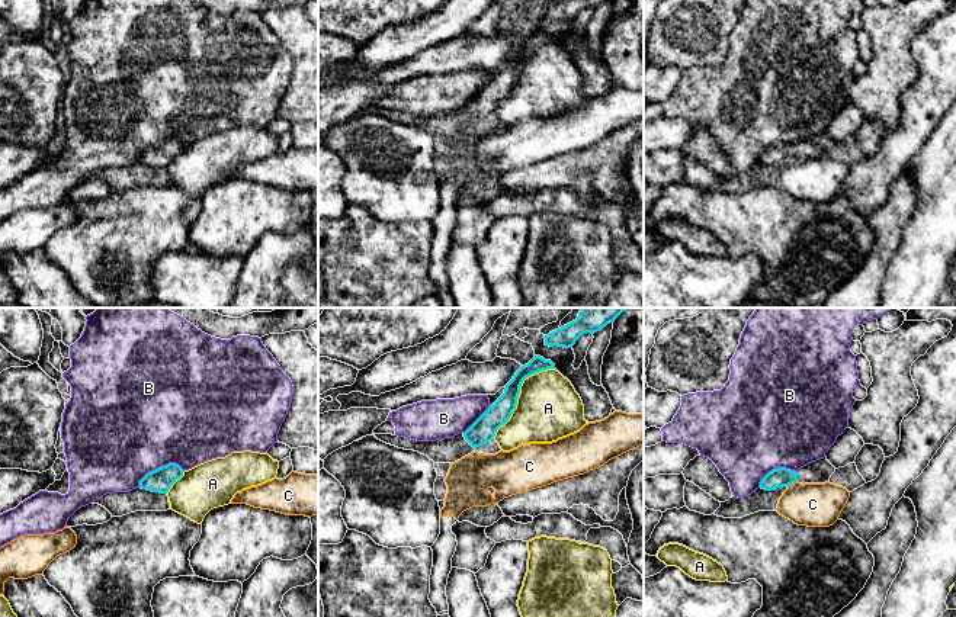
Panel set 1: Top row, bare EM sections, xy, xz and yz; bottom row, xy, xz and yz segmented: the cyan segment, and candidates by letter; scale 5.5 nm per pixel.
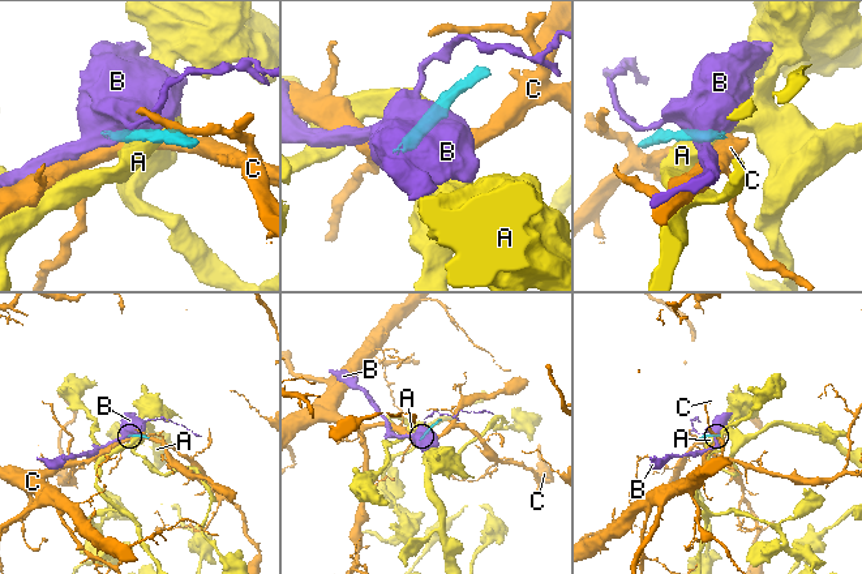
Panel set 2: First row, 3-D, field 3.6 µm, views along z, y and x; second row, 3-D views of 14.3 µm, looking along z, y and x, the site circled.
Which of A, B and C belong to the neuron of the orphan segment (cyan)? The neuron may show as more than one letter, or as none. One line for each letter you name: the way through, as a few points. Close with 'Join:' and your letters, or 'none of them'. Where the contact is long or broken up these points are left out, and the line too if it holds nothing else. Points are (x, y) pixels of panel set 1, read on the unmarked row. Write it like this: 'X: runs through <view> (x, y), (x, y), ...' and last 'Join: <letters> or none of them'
Join: none of them

